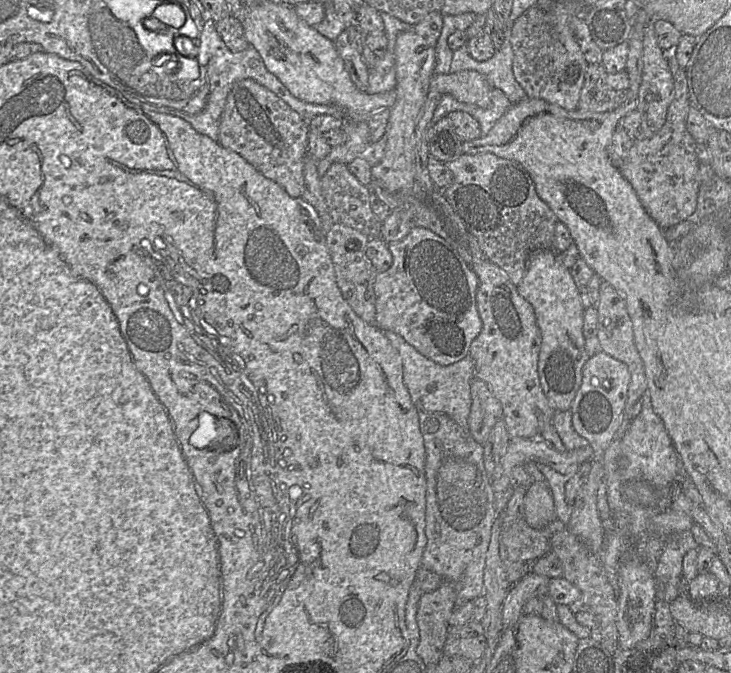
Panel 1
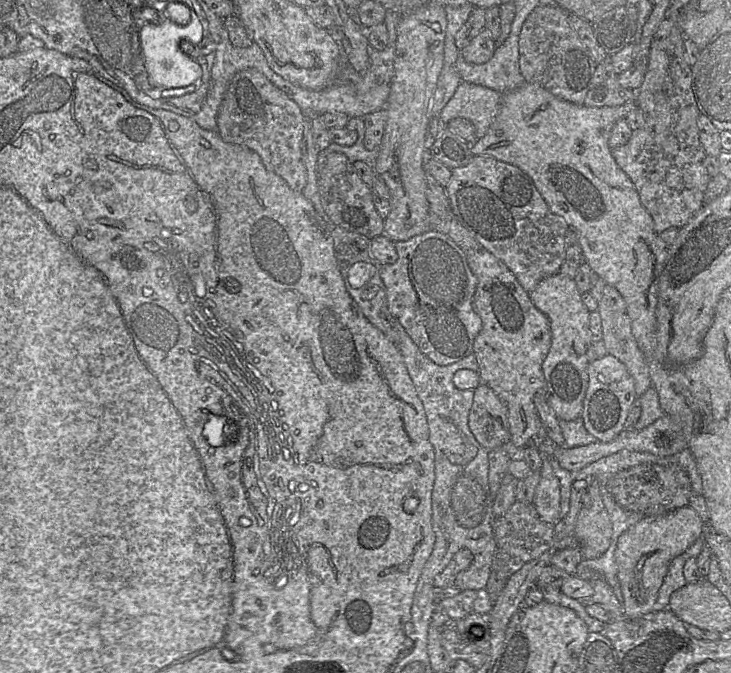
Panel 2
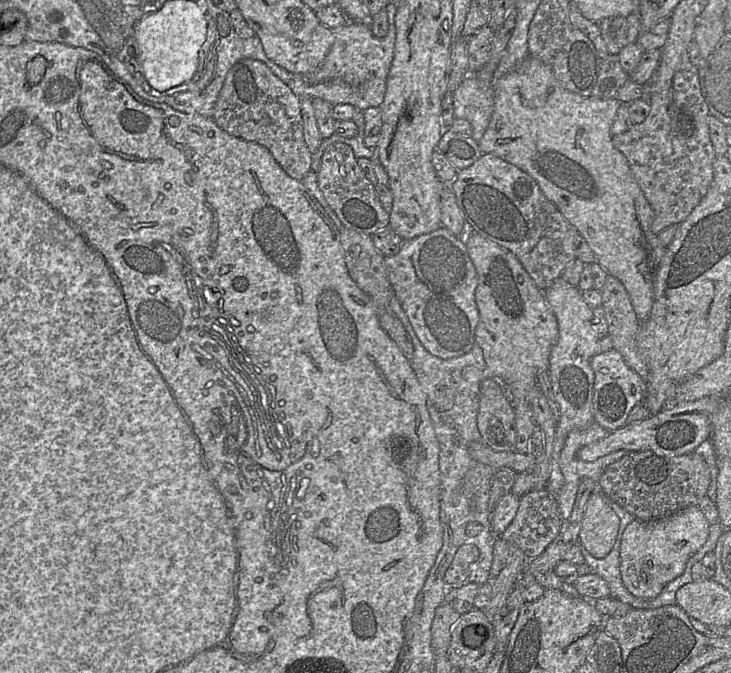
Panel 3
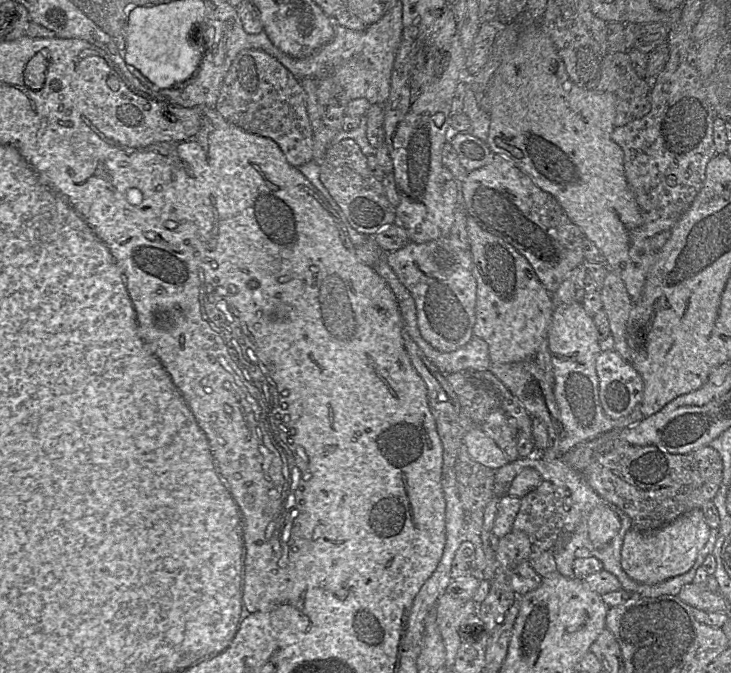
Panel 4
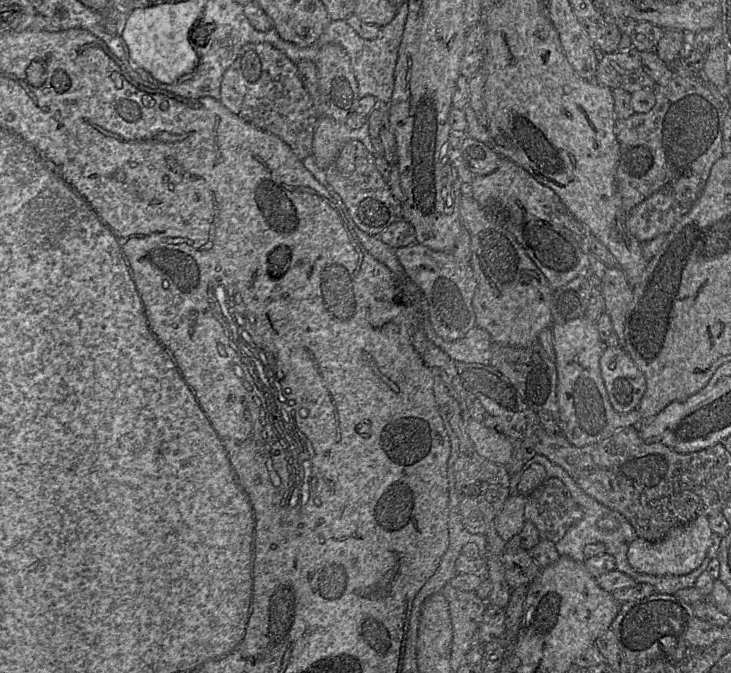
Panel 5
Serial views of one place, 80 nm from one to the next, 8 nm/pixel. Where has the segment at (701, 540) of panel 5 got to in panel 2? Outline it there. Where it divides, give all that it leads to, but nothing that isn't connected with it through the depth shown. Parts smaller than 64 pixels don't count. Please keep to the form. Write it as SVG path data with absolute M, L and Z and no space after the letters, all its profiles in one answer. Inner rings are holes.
M689 505L658 516L643 517L618 539L616 562L625 617L636 619L653 611L669 563L703 535L705 522Z

